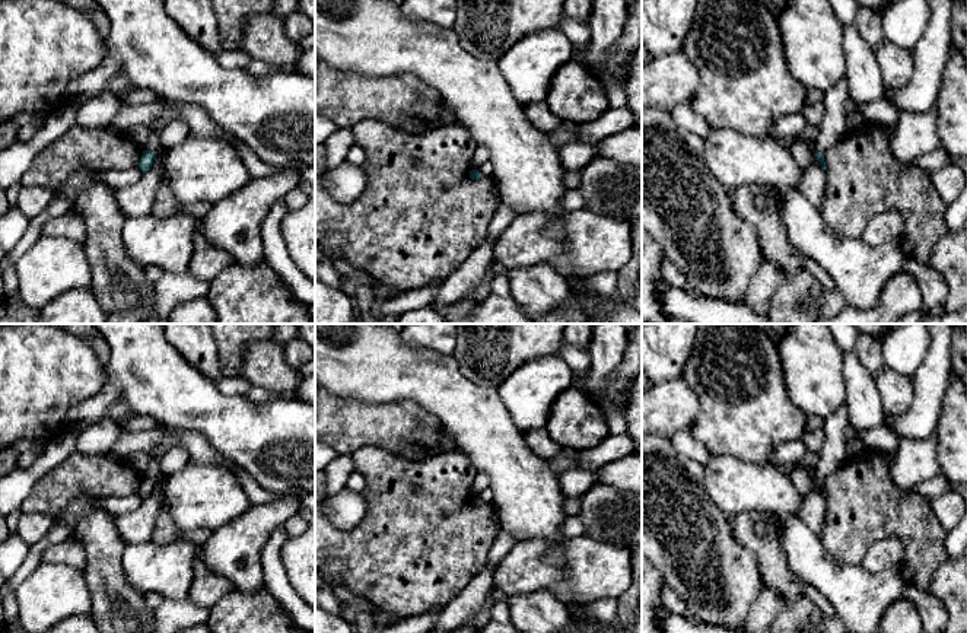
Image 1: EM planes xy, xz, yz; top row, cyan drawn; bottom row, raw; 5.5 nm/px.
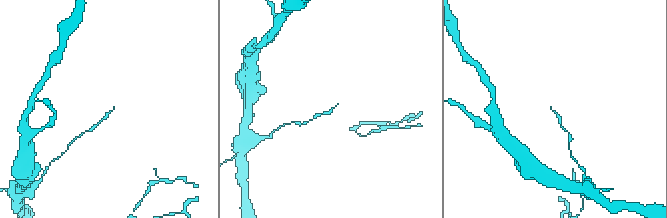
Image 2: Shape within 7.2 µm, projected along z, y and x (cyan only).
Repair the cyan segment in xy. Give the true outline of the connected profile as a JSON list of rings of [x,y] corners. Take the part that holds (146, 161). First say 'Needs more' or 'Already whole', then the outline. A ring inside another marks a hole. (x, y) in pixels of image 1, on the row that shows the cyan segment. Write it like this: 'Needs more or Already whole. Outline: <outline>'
Needs more. Outline: [[[150,124],[149,128],[150,128],[149,140],[147,140],[143,155],[137,163],[137,166],[140,168],[140,171],[143,174],[146,174],[152,168],[153,159],[160,146],[162,127],[159,124]]]

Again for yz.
Needs more. Outline: [[[846,77],[839,80],[823,99],[826,112],[820,124],[820,134],[817,139],[817,159],[821,168],[826,171],[826,162],[823,152],[833,146],[847,131],[847,114],[844,105],[849,99]]]

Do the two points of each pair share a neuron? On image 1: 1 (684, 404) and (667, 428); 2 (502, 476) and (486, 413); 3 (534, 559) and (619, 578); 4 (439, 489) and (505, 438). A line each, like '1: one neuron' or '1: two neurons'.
1: one neuron
2: one neuron
3: one neuron
4: two neurons

